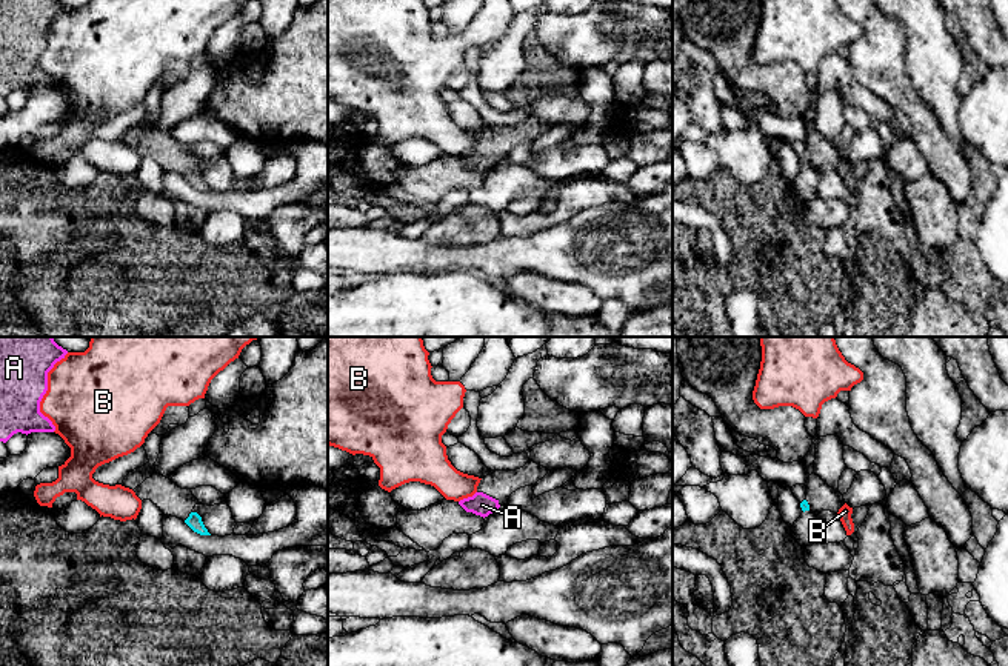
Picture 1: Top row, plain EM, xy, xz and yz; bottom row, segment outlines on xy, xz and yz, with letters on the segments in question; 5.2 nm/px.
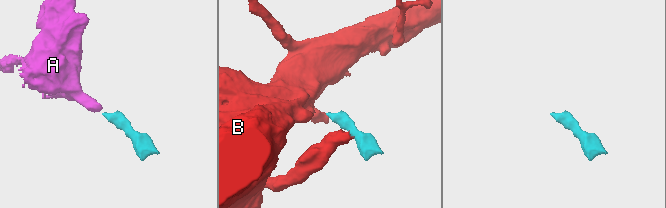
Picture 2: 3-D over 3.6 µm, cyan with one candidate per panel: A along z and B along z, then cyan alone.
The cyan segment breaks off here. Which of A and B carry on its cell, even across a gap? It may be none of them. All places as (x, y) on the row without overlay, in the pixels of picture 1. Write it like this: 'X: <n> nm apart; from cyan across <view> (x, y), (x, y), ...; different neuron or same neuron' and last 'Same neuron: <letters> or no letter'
A: 850 nm apart; from cyan across xy (185, 176), (54, 85); same neuron
B: 150 nm apart; from cyan across yz (808, 165), (837, 168); different neuron
Same neuron: A

